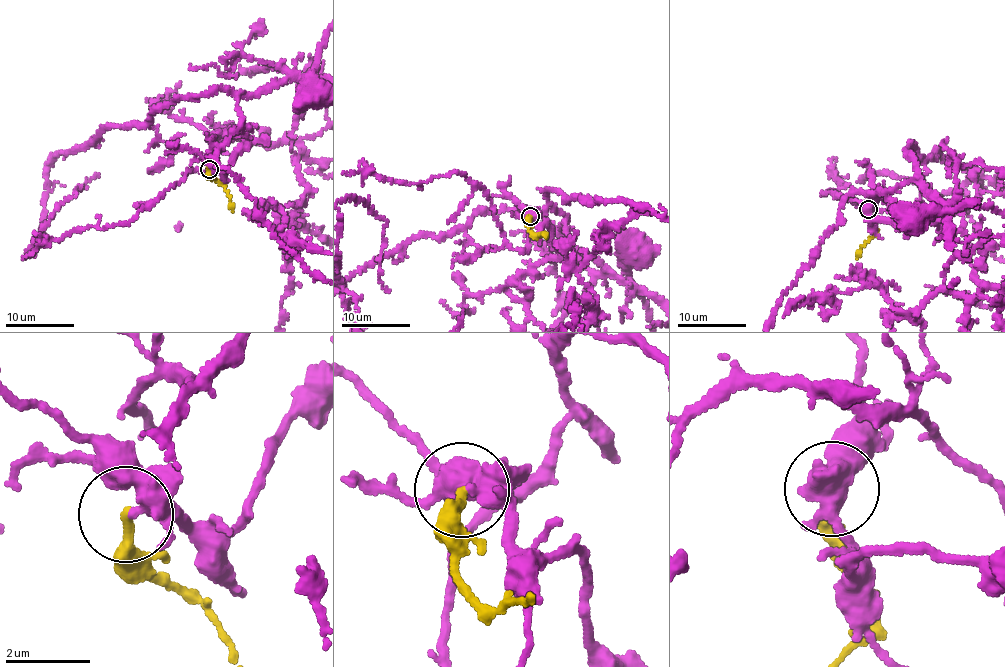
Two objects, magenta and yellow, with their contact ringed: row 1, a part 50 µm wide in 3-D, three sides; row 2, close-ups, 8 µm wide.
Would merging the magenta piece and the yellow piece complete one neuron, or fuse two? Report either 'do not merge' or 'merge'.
do not merge

